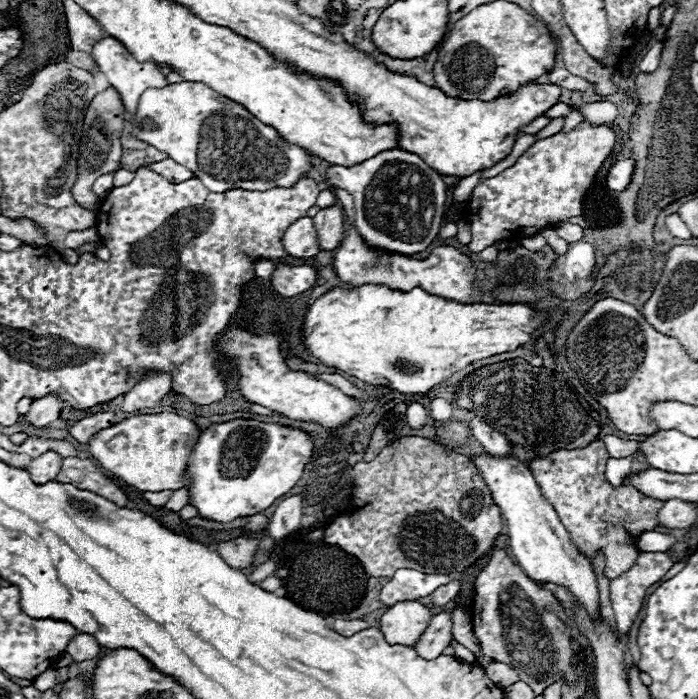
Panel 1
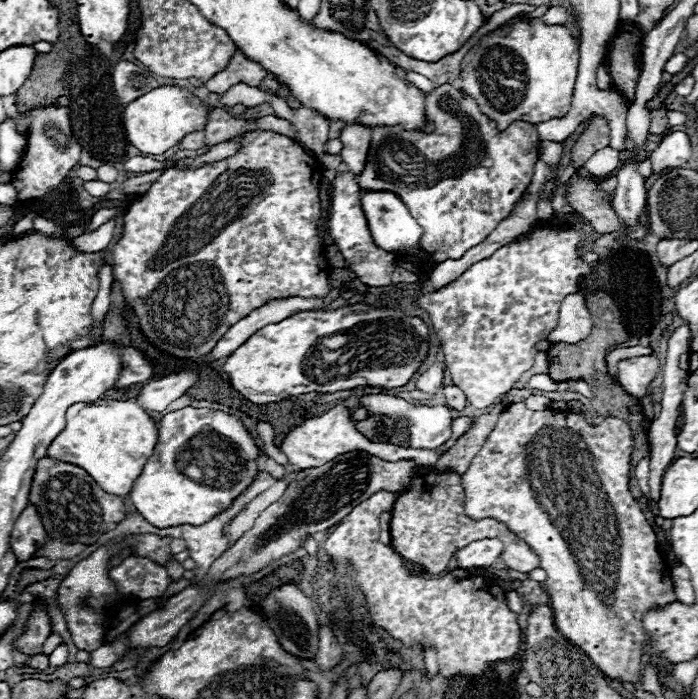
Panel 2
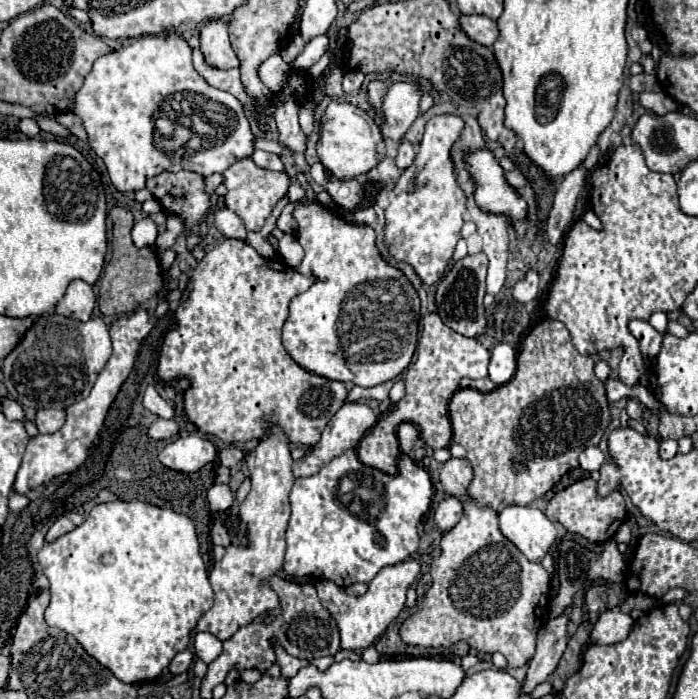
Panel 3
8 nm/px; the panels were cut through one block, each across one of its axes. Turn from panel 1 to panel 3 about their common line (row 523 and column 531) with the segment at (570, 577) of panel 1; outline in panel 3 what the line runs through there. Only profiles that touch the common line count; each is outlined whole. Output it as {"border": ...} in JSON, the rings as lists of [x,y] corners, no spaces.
{"border":[[[506,506],[500,512],[500,532],[532,562],[540,562],[556,540],[554,524],[536,506]]]}

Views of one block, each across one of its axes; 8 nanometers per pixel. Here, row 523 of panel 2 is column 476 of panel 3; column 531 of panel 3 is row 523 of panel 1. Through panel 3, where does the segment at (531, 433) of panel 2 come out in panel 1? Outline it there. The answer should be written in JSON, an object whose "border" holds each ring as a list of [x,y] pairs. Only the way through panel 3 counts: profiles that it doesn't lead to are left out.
{"border":[[[594,440],[586,448],[554,450],[548,456],[536,456],[530,462],[530,470],[542,486],[542,494],[554,506],[562,526],[566,526],[574,546],[578,546],[590,562],[596,552],[602,552],[606,558],[604,576],[614,580],[630,570],[630,566],[634,566],[634,558],[642,554],[642,550],[636,548],[636,538],[658,528],[658,510],[662,508],[662,500],[648,498],[630,484],[614,488],[604,476],[606,462],[608,452],[604,442]]]}

